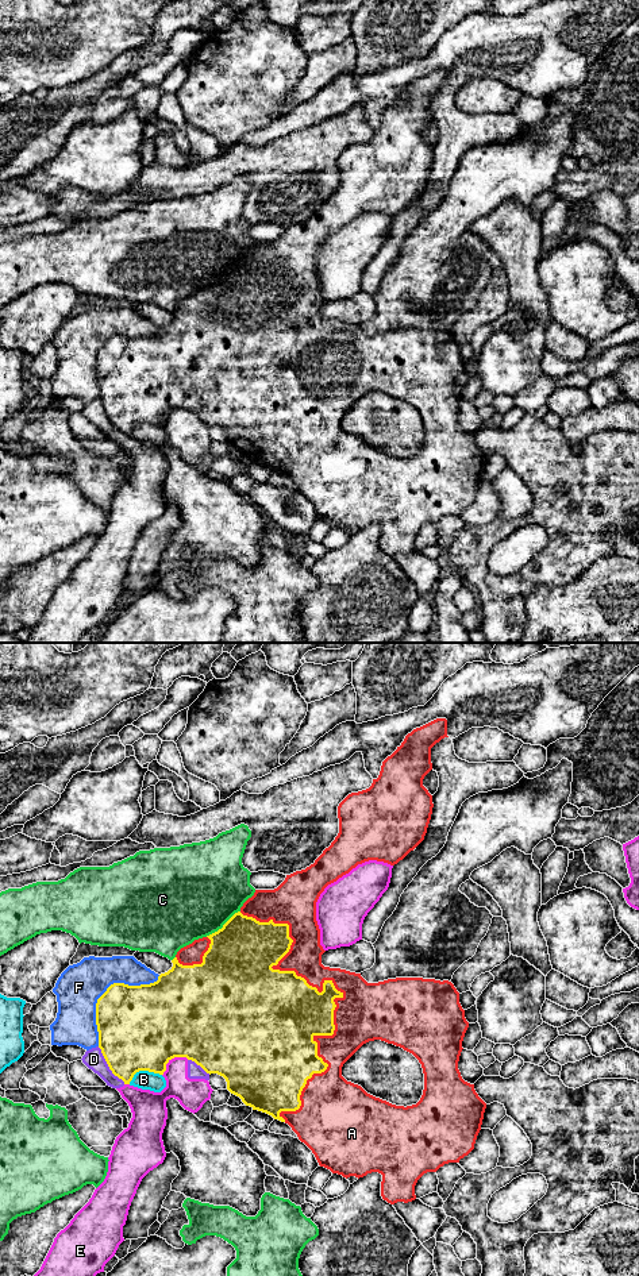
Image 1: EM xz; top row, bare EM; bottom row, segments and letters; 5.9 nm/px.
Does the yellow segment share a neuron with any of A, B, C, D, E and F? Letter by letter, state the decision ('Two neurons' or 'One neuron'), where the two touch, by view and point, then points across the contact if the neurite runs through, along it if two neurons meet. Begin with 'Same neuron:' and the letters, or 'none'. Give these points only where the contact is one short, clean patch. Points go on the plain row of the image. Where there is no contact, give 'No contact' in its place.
Same neuron: A
A: One neuron. Touches yellow at xz (341, 344)
B: Two neurons. Touches yellow at xz (143, 421)
C: Two neurons. Touches yellow at xz (223, 278)
D: Two neurons. Touches yellow at xz (108, 417)
E: Two neurons. Touches yellow at xz (172, 409)
F: Two neurons. Touches yellow at xz (107, 342)

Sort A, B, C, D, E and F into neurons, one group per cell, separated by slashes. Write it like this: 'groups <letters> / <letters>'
groups A / B / C / D E / F

